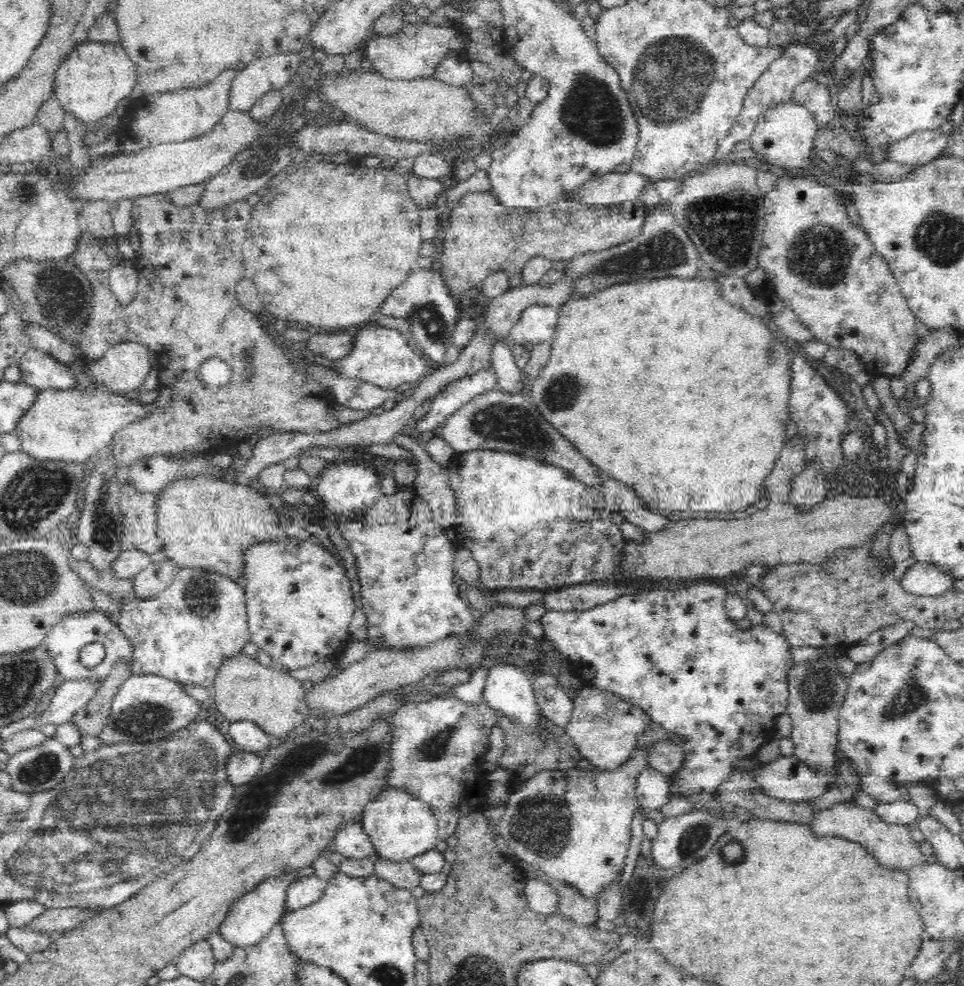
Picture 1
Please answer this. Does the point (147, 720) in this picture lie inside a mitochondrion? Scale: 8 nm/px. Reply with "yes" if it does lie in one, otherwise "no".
yes

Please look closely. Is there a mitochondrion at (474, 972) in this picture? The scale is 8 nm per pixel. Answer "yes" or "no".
yes

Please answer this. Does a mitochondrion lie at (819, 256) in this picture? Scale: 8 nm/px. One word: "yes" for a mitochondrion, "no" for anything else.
yes

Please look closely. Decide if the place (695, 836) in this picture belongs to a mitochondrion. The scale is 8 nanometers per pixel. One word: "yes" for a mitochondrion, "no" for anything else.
yes

